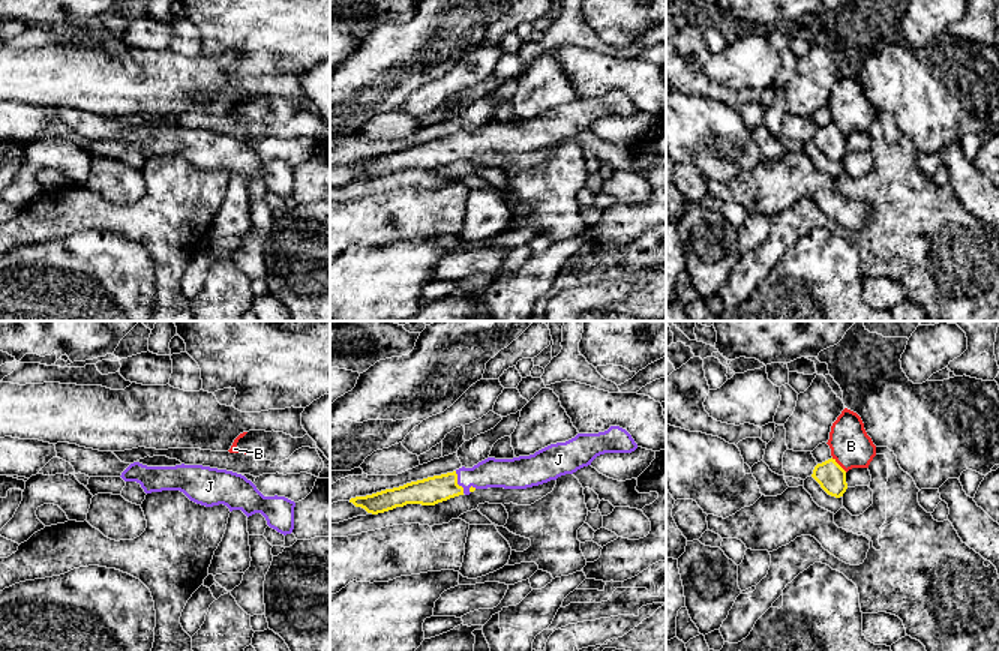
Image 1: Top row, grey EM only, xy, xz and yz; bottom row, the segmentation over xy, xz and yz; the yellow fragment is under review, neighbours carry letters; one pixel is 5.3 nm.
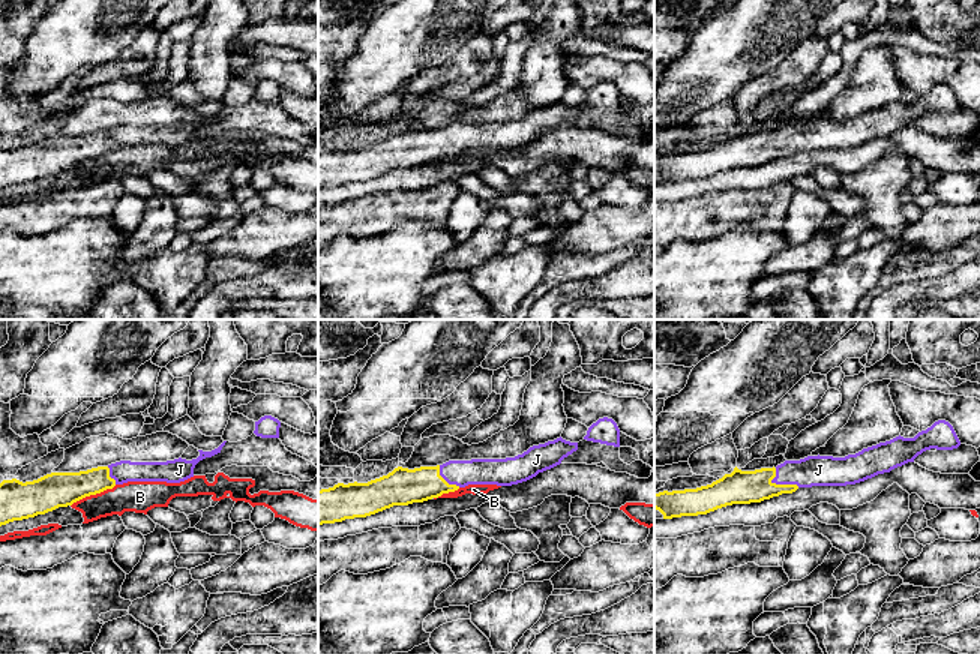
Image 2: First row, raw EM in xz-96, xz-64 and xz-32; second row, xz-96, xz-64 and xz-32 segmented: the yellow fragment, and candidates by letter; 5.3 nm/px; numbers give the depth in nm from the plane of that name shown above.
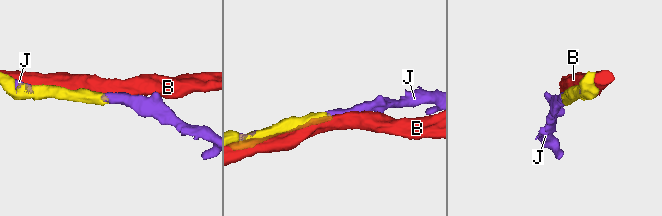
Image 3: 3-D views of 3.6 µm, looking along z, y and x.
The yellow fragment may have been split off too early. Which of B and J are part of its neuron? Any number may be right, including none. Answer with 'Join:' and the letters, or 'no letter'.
Join: J

